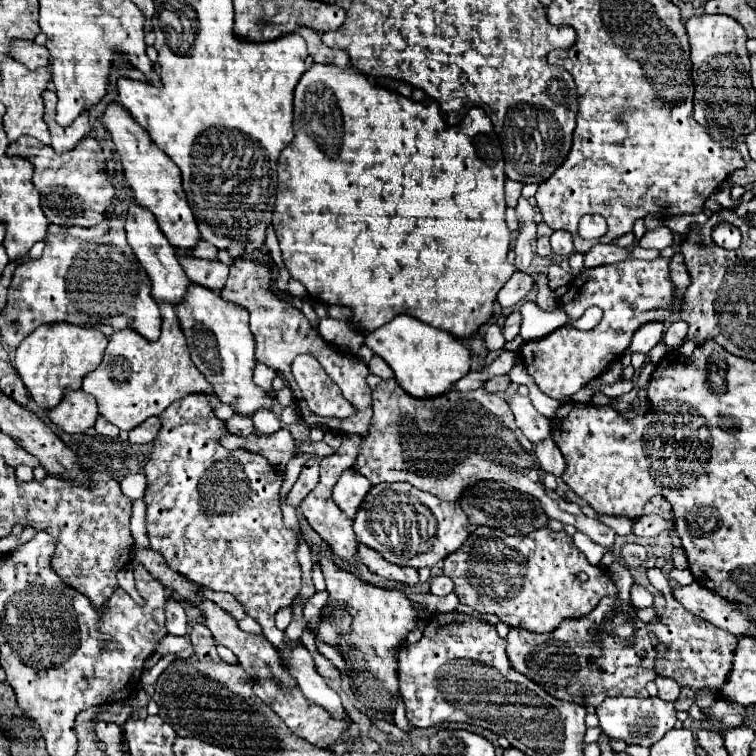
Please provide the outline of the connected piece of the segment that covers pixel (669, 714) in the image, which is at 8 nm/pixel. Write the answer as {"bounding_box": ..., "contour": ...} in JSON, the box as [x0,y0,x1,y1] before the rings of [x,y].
{"bounding_box":[596,698,676,748],"contour":[[[610,698],[602,702],[596,714],[600,718],[600,728],[604,736],[646,748],[658,742],[676,724],[674,702],[664,702],[660,698]]]}

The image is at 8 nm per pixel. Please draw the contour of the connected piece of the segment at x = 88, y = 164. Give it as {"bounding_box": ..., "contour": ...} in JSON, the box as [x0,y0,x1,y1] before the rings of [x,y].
{"bounding_box":[6,136,114,226],"contour":[[[86,136],[78,142],[78,146],[70,152],[56,154],[50,146],[22,146],[10,144],[6,156],[20,156],[26,158],[32,168],[34,176],[32,182],[40,190],[42,196],[42,210],[50,224],[56,226],[96,226],[108,214],[108,208],[114,200],[114,184],[106,172],[106,158],[104,152],[92,136]]]}

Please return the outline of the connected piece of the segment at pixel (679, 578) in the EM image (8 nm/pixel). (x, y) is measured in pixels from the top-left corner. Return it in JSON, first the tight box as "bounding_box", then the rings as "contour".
{"bounding_box":[670,568,695,586],"contour":[[[673,568],[670,571],[670,577],[676,580],[681,586],[689,585],[695,581],[694,576],[689,568],[685,570]]]}

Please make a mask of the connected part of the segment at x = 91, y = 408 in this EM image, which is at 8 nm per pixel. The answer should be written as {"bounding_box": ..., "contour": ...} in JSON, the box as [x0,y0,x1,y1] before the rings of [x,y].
{"bounding_box":[48,390,98,434],"contour":[[[82,390],[66,392],[62,402],[48,412],[52,424],[56,424],[62,432],[78,434],[88,430],[98,416],[98,408],[92,396],[86,396]]]}

